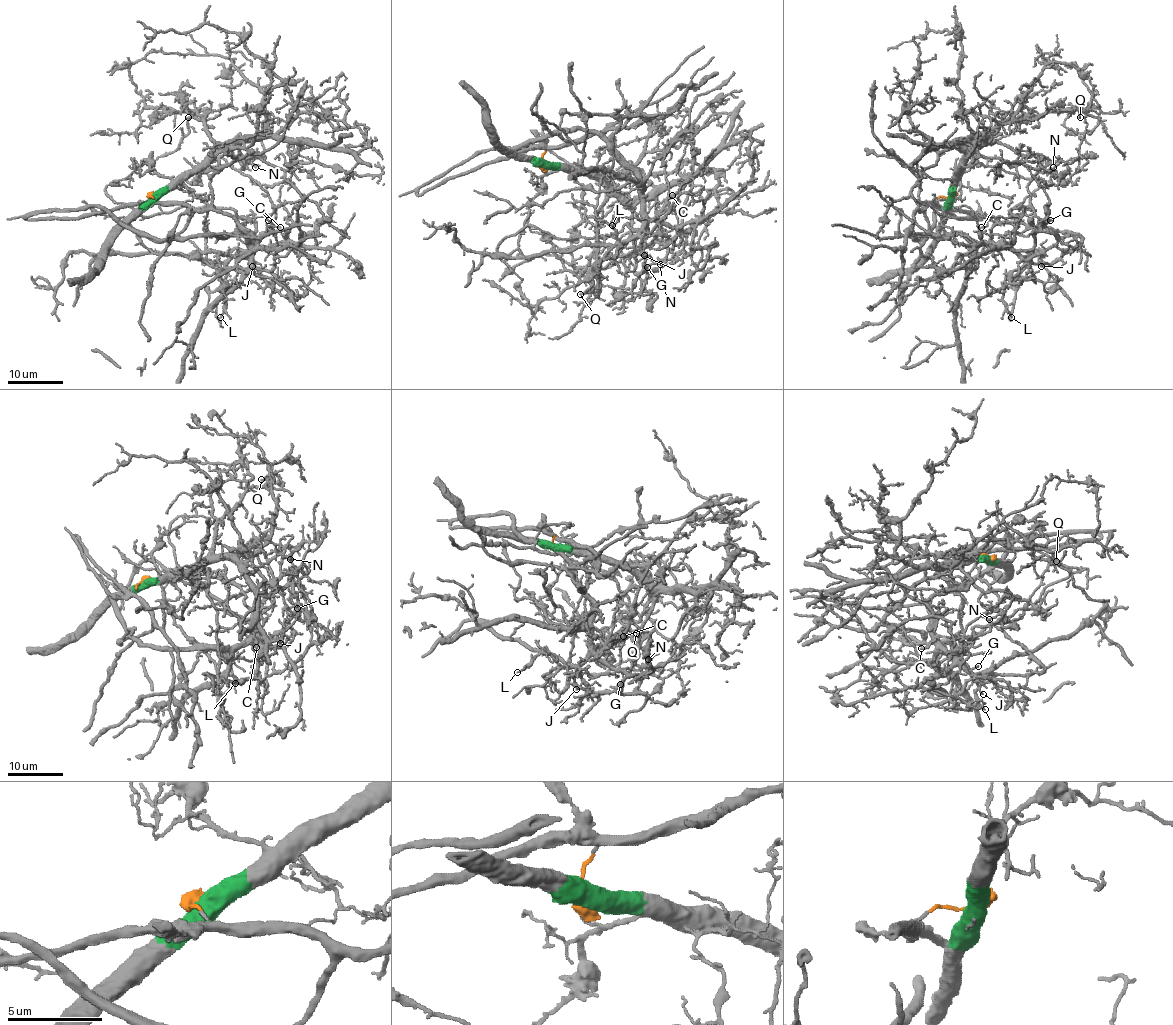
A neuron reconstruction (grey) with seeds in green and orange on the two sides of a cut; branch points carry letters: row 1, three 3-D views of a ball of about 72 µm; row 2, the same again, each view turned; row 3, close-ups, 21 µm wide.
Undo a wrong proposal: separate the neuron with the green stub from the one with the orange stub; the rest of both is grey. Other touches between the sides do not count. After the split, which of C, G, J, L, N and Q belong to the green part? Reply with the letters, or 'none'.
N, Q

